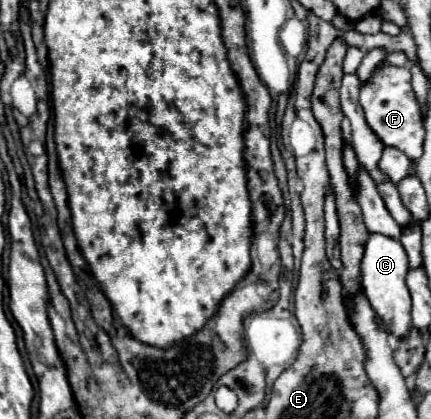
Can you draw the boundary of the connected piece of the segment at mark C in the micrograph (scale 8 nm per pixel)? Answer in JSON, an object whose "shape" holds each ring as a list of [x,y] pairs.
{"shape":[[[371,233],[365,245],[365,255],[361,261],[361,277],[363,277],[363,293],[369,299],[373,311],[389,325],[389,333],[397,337],[405,337],[411,327],[411,297],[405,285],[405,277],[409,273],[409,259],[399,239]]]}

